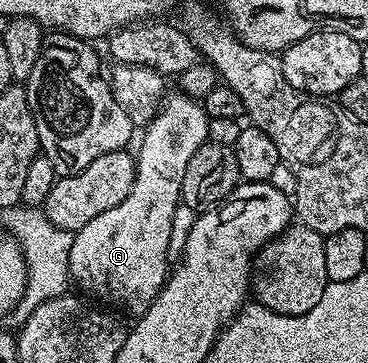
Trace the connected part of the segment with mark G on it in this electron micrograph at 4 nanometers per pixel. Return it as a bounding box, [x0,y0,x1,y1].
[69,92,208,316]

